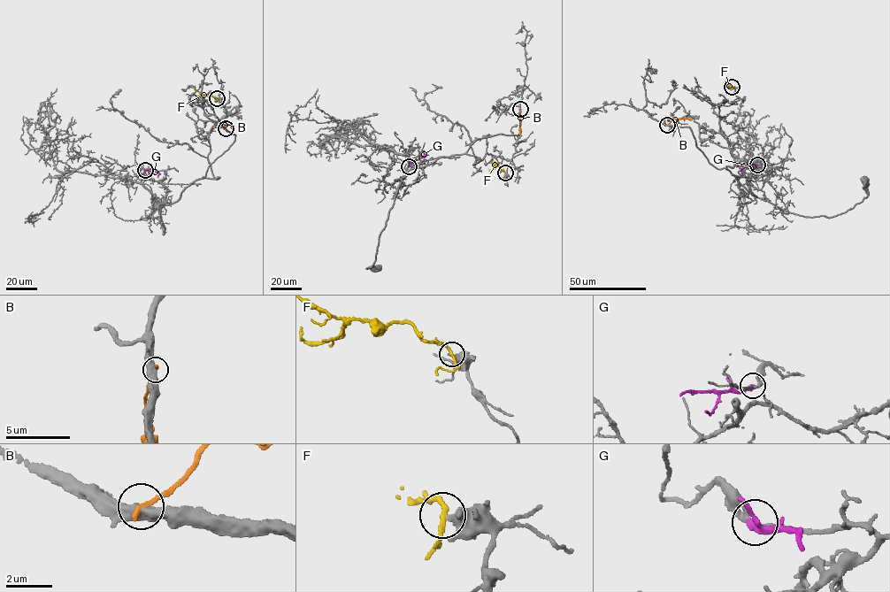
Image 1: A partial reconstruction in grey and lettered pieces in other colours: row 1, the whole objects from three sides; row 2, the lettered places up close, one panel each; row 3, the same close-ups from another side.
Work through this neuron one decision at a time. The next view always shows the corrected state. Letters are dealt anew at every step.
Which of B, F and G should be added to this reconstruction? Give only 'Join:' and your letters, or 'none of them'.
Join: none of them

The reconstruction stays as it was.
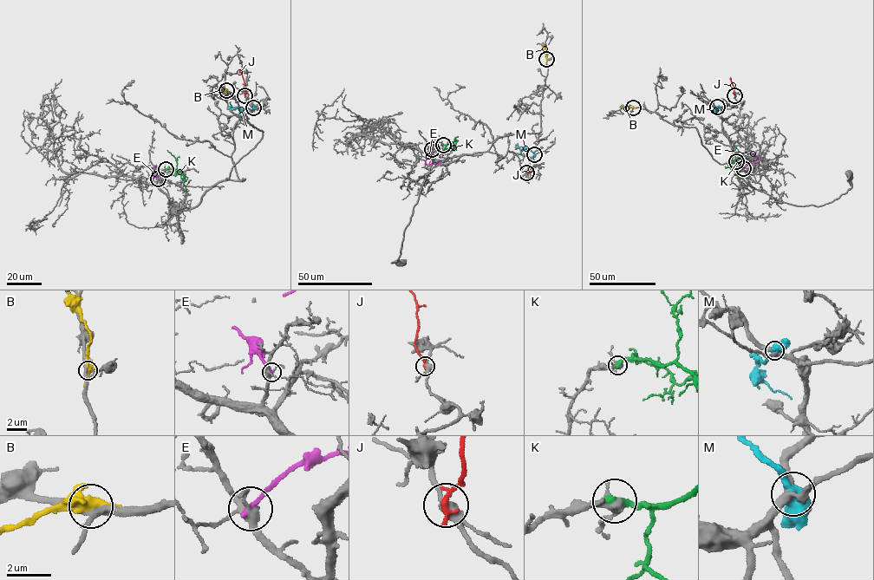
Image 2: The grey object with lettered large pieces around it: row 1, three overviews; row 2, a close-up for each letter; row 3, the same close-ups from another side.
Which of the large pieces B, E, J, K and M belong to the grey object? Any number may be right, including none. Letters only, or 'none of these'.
K

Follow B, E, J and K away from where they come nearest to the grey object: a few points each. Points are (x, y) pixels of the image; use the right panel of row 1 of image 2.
B: (633, 107), (622, 107)
E: (743, 168), (759, 159), (752, 153)
J: (735, 95), (730, 77)
K: (736, 161), (728, 164), (736, 174)

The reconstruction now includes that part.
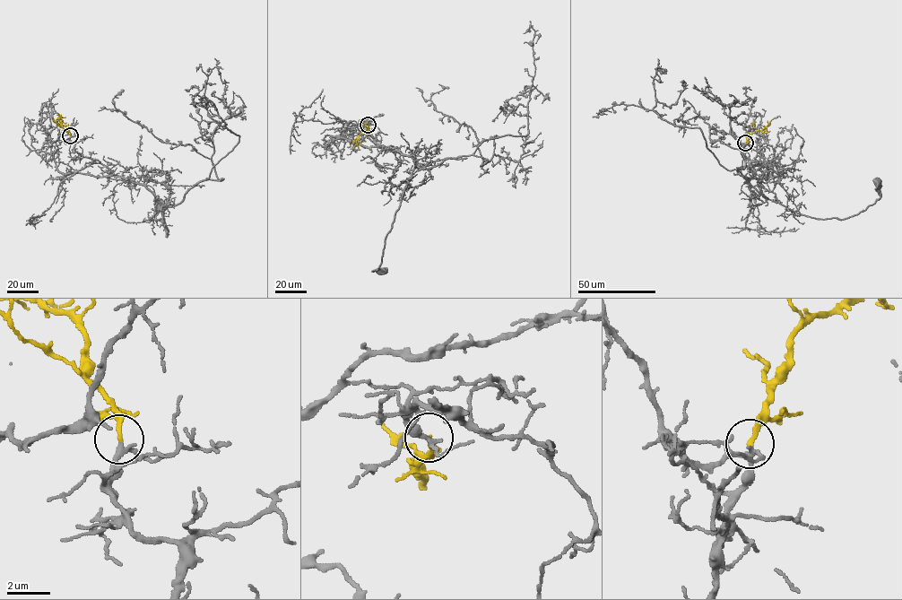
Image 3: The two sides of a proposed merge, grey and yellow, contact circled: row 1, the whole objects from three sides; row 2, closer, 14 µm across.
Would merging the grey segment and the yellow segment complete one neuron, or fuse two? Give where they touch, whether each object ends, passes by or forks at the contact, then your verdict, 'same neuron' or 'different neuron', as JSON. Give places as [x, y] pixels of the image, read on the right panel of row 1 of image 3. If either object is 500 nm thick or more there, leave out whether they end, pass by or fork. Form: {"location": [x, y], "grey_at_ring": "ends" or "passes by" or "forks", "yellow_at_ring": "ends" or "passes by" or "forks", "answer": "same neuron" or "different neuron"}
{"location": [745, 143], "grey_at_ring": "passes by", "yellow_at_ring": "ends", "answer": "same neuron"}

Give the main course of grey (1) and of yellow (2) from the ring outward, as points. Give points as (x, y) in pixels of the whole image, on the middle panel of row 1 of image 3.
1: (368, 125), (375, 143), (411, 155), (415, 164), (380, 264), (373, 271), (383, 271)
2: (368, 125), (358, 139), (359, 149)

